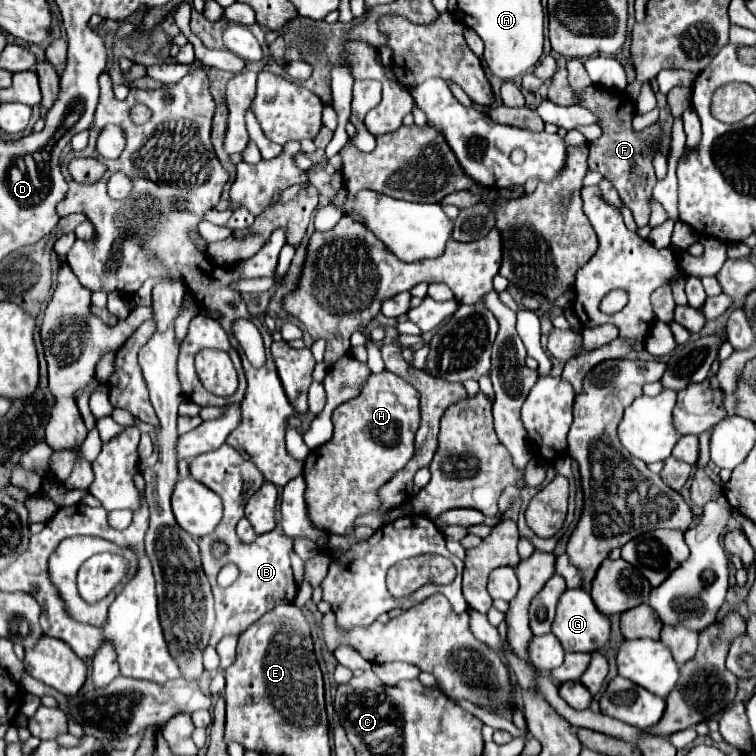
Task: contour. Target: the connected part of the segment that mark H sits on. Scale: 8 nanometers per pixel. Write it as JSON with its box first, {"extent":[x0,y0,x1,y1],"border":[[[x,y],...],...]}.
{"extent":[304,370,420,534],"border":[[[384,370],[382,374],[370,374],[360,396],[350,402],[344,402],[334,410],[332,440],[326,442],[322,448],[312,450],[304,462],[308,518],[316,528],[330,534],[350,534],[354,528],[354,520],[360,514],[366,514],[380,506],[376,496],[378,488],[386,484],[398,470],[402,470],[414,454],[414,434],[420,424],[418,398],[420,394],[414,386]]]}

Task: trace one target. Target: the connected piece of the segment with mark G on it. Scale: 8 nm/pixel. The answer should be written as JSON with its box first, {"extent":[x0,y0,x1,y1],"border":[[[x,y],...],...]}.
{"extent":[552,588,610,652],"border":[[[584,588],[566,590],[558,602],[552,634],[560,640],[560,644],[564,646],[566,652],[596,652],[610,638],[610,618],[604,616],[602,612],[598,612],[588,590],[584,590]]]}

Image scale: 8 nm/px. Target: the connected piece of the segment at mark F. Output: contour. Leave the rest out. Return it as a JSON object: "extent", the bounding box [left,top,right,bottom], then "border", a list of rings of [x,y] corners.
{"extent":[548,66,662,226],"border":[[[564,66],[558,68],[558,72],[554,74],[554,78],[548,84],[548,100],[552,100],[554,104],[560,104],[560,106],[572,106],[572,104],[586,106],[598,118],[596,124],[602,128],[602,136],[598,140],[590,142],[590,146],[588,146],[588,150],[590,150],[588,166],[590,166],[590,170],[600,172],[606,180],[610,180],[614,184],[620,198],[632,210],[636,224],[646,226],[650,212],[652,212],[652,208],[650,208],[652,188],[656,184],[652,160],[654,160],[654,154],[660,152],[662,126],[656,122],[640,132],[634,130],[632,120],[636,116],[636,108],[634,108],[634,102],[624,92],[616,92],[606,86],[590,86],[590,88],[584,88],[580,94],[576,94],[568,82],[568,70]]]}

